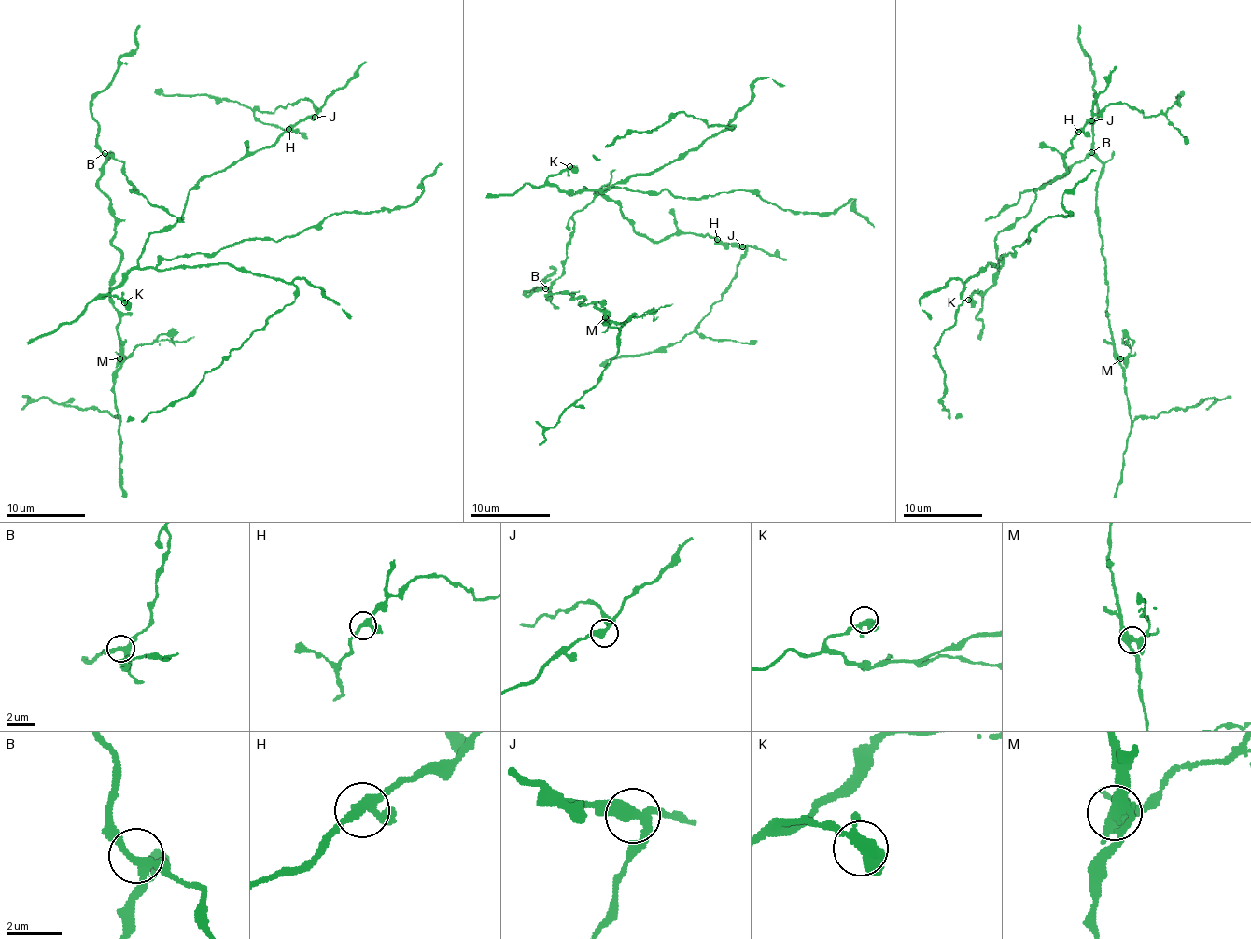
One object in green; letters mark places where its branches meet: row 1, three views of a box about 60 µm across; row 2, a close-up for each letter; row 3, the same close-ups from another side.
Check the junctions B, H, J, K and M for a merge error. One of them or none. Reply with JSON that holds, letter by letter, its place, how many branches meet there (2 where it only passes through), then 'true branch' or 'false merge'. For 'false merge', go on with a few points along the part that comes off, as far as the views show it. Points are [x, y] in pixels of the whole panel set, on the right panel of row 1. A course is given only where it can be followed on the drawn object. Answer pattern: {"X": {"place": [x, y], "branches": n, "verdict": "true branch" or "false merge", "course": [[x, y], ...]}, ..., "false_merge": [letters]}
{"B": {"place": [1091, 152], "branches": 3, "verdict": "true branch"}, "H": {"place": [1078, 132], "branches": 3, "verdict": "true branch"}, "J": {"place": [1091, 120], "branches": 3, "verdict": "true branch"}, "K": {"place": [968, 300], "branches": 3, "verdict": "true branch"}, "M": {"place": [1120, 358], "branches": 4, "verdict": "false merge", "course": [[1121, 359], [1131, 347], [1121, 339]]}, "false_merge": ["M"]}

